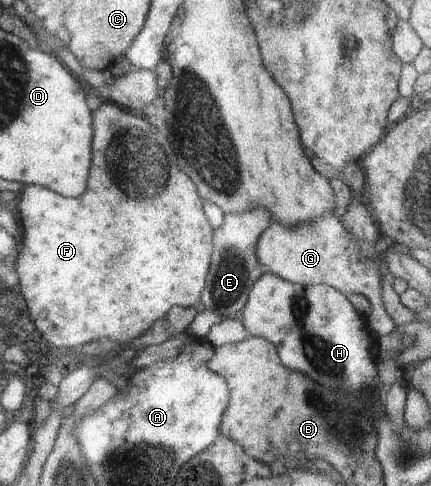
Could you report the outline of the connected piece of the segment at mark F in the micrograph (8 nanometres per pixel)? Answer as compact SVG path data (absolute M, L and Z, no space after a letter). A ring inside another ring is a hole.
M103 95L103 106L99 106L93 112L93 160L91 162L93 164L89 170L89 186L81 198L63 198L51 190L27 186L27 190L23 192L21 204L19 204L21 216L23 216L23 226L25 226L25 242L23 242L21 256L17 258L19 290L25 300L26 312L33 322L32 327L37 328L43 341L52 347L72 349L75 346L87 344L87 342L103 340L103 338L111 338L121 344L127 344L127 342L139 338L141 334L150 332L153 329L153 324L159 318L163 319L163 316L173 306L181 306L181 308L195 306L205 288L206 276L210 267L209 258L213 252L213 230L201 210L201 202L195 194L195 186L185 174L181 174L181 170L175 164L175 156L173 156L167 140L163 138L163 134L159 134L149 124L146 116L140 112L135 114L130 109L122 108Z

